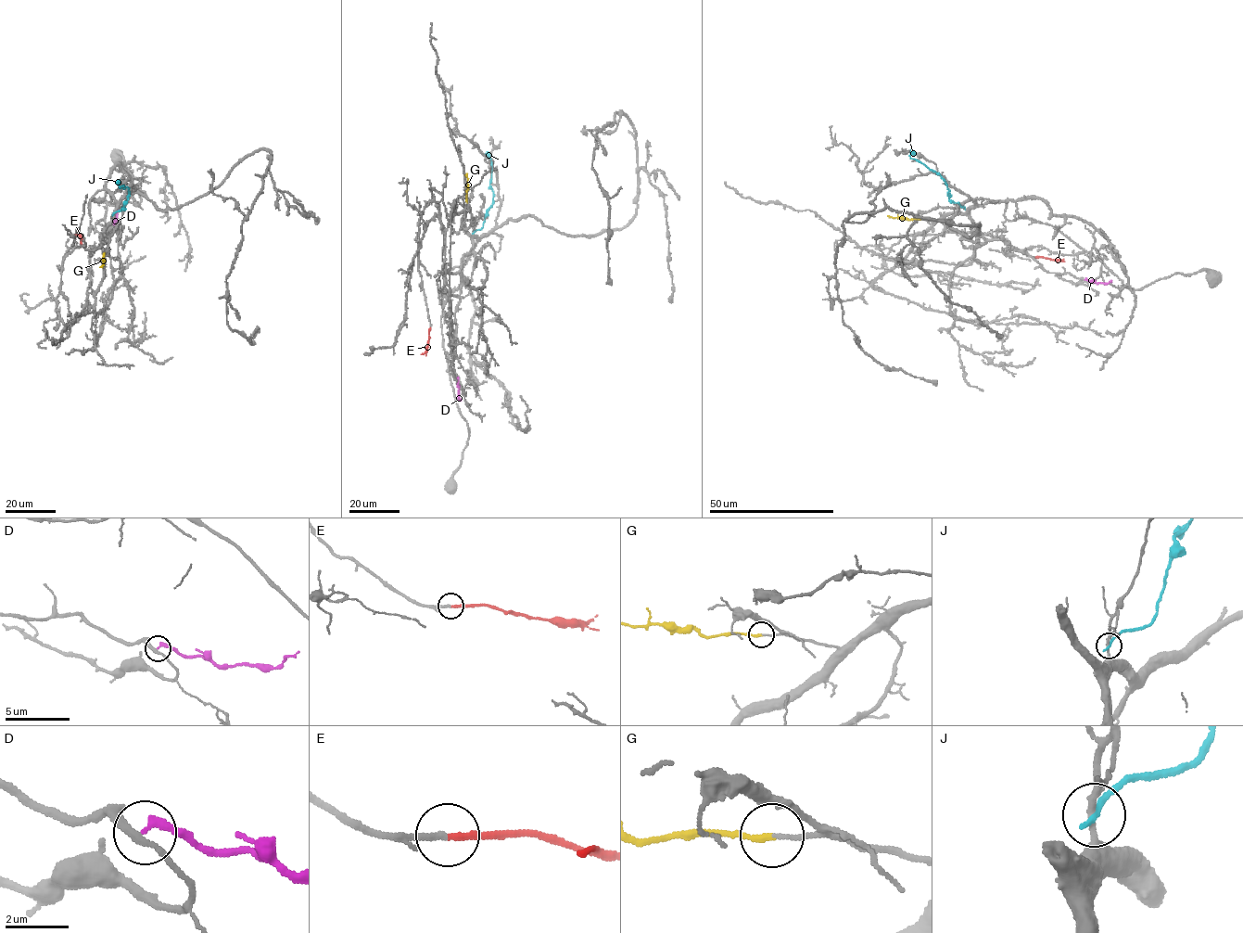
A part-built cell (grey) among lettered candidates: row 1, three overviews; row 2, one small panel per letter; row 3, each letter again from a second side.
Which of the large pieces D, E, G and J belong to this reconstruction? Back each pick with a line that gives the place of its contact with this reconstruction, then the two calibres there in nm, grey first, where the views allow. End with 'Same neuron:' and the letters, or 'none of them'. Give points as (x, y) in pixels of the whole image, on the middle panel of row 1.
E: Touches grey at (429, 327). Thickness 190 nm (grey) against 220 nm
G: Touches grey at (467, 202). Thickness 120 nm (grey) against 190 nm
Same neuron: E, G

